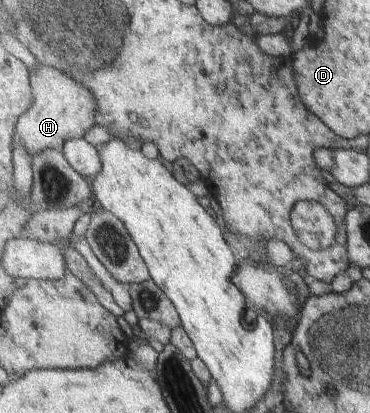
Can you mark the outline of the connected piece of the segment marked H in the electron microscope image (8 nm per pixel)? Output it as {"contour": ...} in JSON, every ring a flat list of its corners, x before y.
{"contour":[[40,69,32,75,33,102,28,111,20,117,16,131,20,133,19,142,25,145,29,154,44,151,46,148,62,150,63,145,72,138,82,138,86,131,96,125,96,99,90,89,74,81,68,73,58,69]]}

